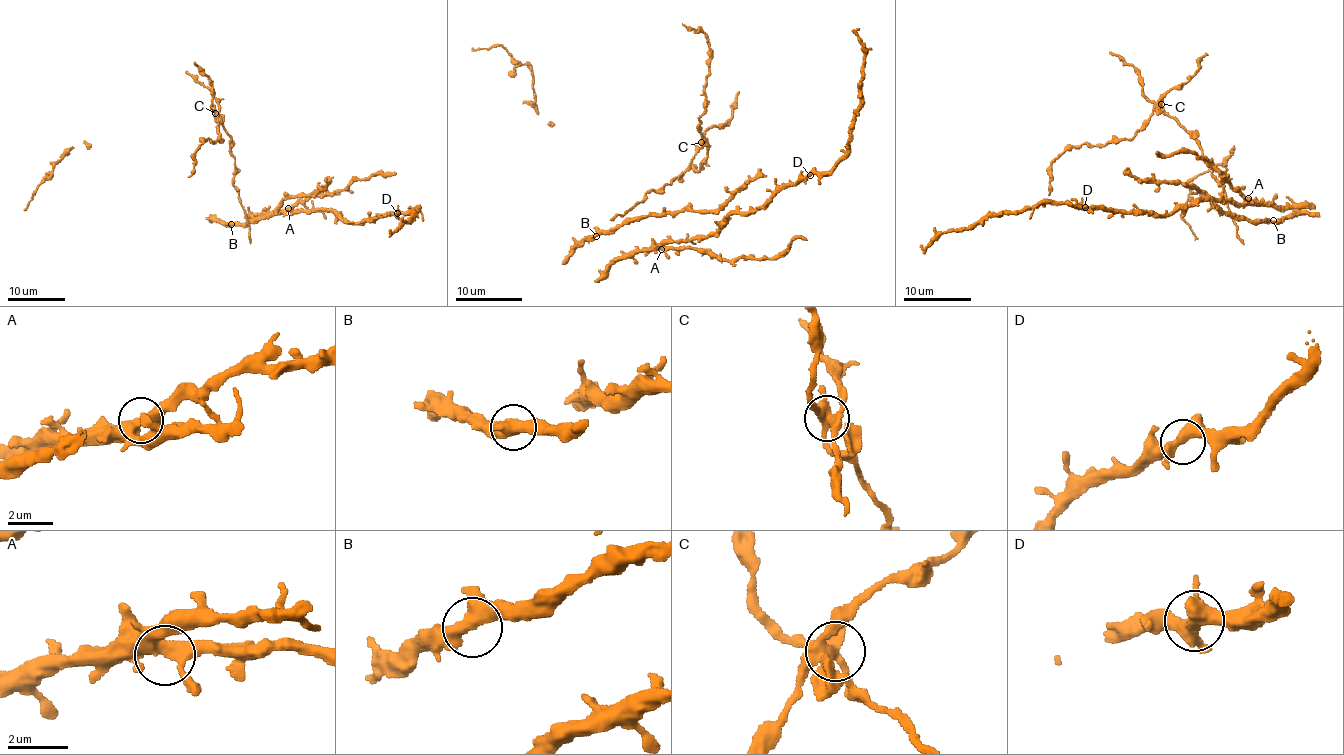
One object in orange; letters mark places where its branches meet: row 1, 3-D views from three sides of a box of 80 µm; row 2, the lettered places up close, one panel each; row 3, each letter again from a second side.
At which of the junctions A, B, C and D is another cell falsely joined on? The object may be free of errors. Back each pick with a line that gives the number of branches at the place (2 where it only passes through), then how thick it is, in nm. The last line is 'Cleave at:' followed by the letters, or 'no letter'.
C: 6 | 360 nm
Cleave at: C

